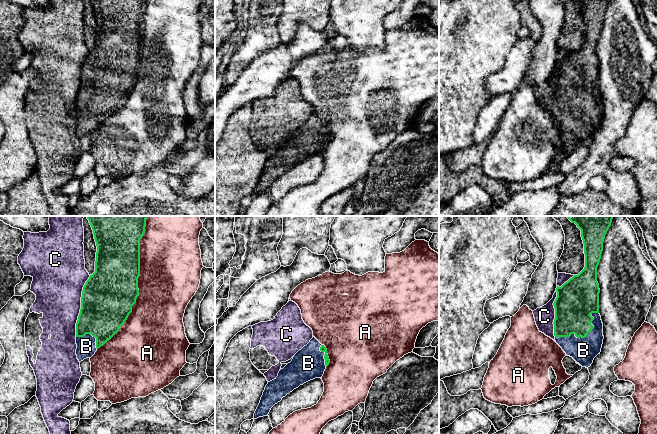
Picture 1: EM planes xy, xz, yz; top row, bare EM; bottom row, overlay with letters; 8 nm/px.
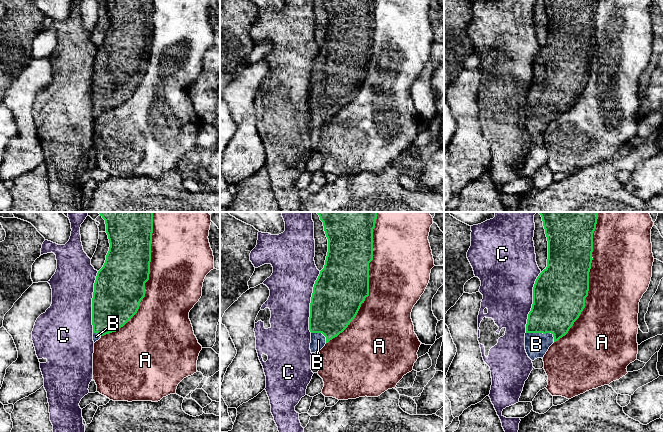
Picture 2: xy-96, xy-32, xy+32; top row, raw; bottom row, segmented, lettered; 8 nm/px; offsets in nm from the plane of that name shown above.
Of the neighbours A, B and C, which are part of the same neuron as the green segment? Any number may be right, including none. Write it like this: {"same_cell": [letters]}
{"same_cell": ["B"]}

